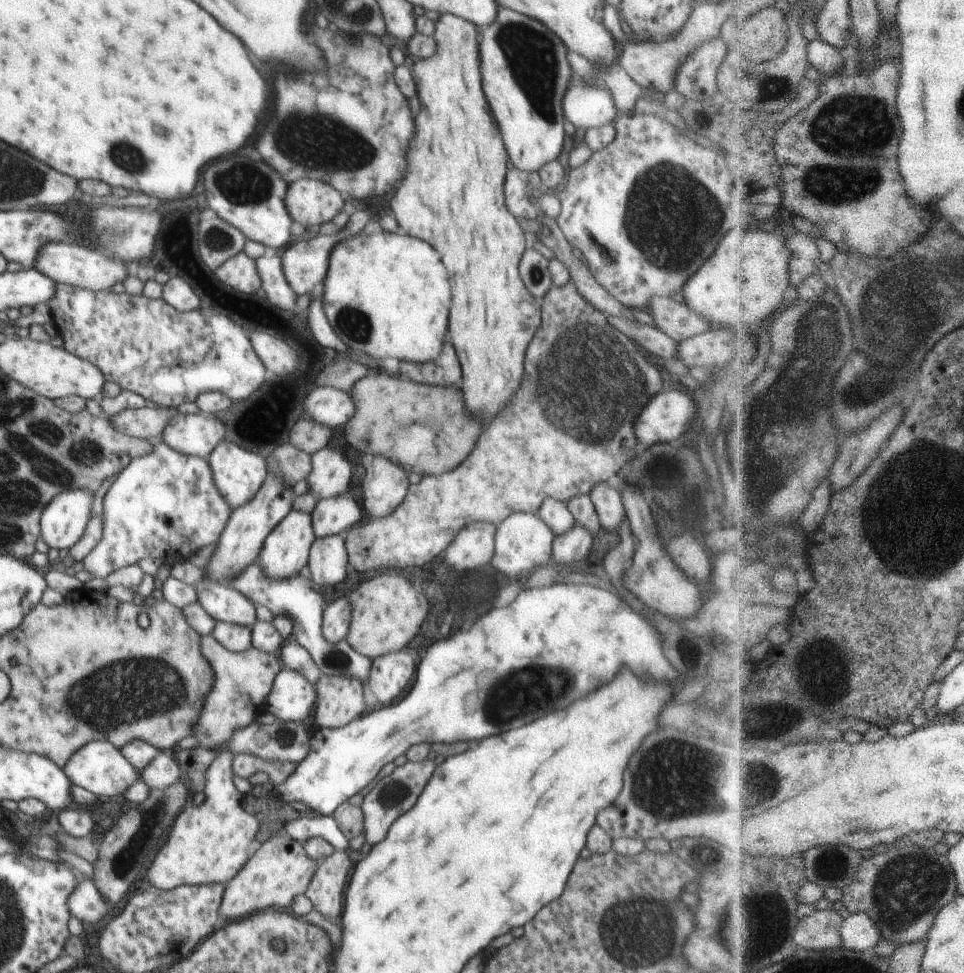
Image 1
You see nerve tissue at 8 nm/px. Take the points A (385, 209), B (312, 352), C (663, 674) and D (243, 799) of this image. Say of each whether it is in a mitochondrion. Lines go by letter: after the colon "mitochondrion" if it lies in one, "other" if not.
A: other
B: other
C: other
D: other

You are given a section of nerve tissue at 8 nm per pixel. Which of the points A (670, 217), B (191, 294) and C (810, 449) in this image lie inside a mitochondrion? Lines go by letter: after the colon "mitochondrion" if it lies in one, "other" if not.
A: mitochondrion
B: other
C: other

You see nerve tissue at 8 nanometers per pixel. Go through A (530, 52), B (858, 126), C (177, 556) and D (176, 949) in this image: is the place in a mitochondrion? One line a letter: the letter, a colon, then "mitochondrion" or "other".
A: mitochondrion
B: mitochondrion
C: other
D: other

